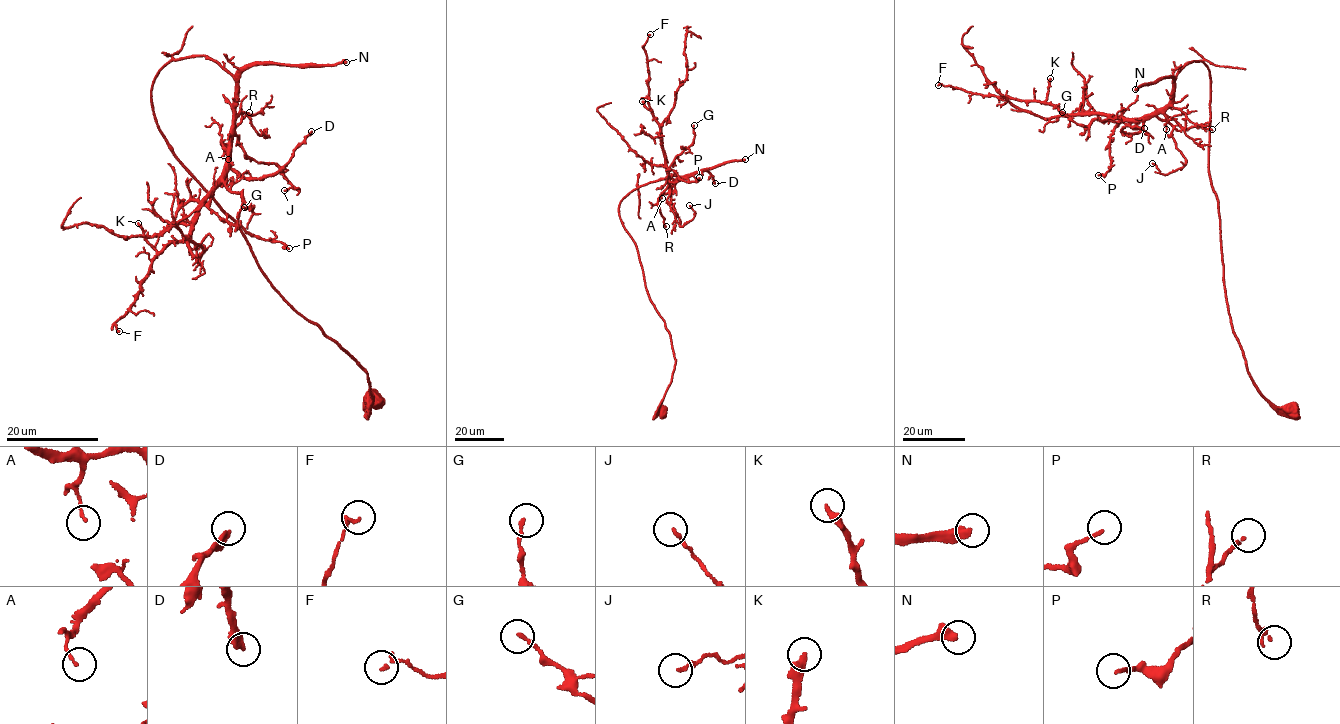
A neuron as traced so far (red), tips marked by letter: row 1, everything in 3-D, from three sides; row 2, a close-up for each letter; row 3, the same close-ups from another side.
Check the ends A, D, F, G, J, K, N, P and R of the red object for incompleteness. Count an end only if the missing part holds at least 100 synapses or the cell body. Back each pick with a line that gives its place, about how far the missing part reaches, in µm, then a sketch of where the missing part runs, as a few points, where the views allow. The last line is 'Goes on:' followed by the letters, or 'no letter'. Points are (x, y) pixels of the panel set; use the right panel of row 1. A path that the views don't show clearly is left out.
N: place (1135, 89); missing 250 µm
Goes on: N

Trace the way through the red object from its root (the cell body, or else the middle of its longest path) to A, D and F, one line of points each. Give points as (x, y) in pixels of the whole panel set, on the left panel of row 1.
A: (375, 398), (173, 152), (162, 66), (205, 56), (233, 77), (228, 159)
D: (375, 398), (180, 162), (153, 80), (192, 56), (229, 72), (241, 177), (311, 131)
F: (375, 398), (159, 128), (156, 73), (205, 56), (235, 81), (223, 172), (119, 331)

